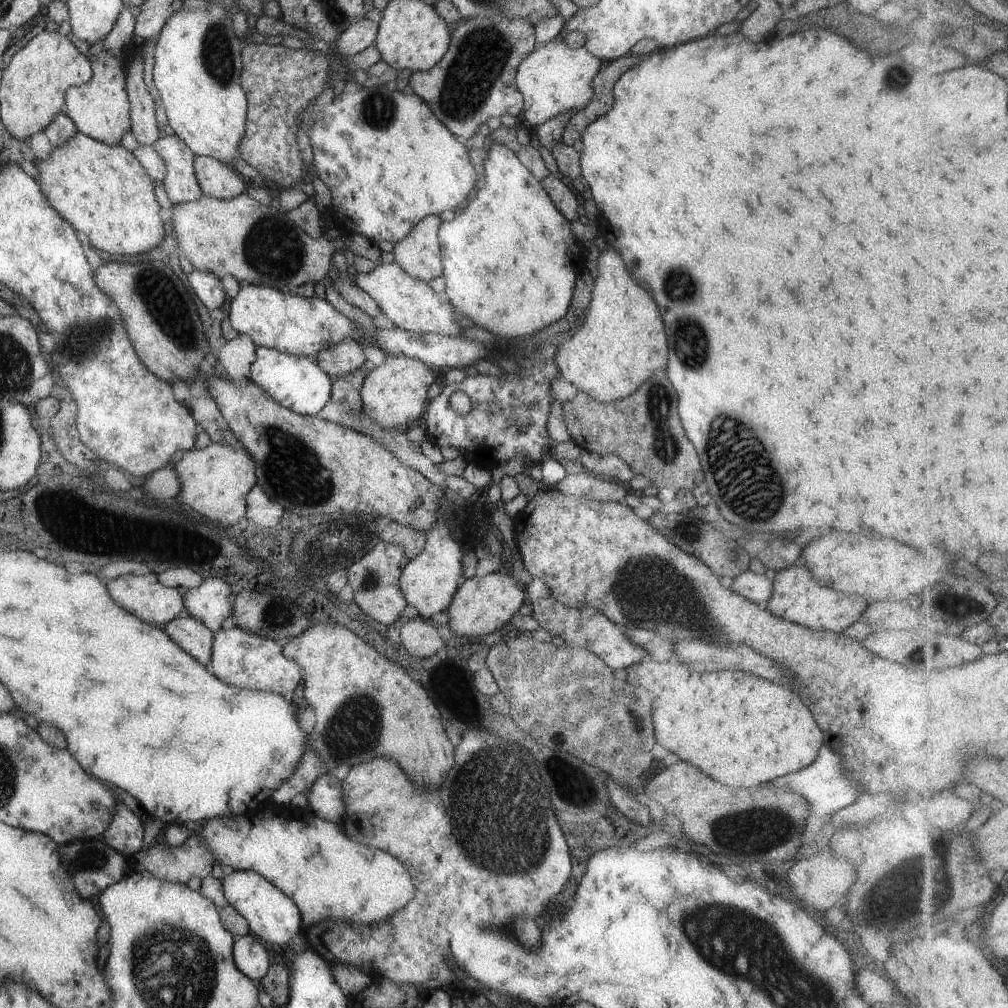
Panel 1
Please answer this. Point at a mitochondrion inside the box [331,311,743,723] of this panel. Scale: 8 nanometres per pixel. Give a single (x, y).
(645, 588)

